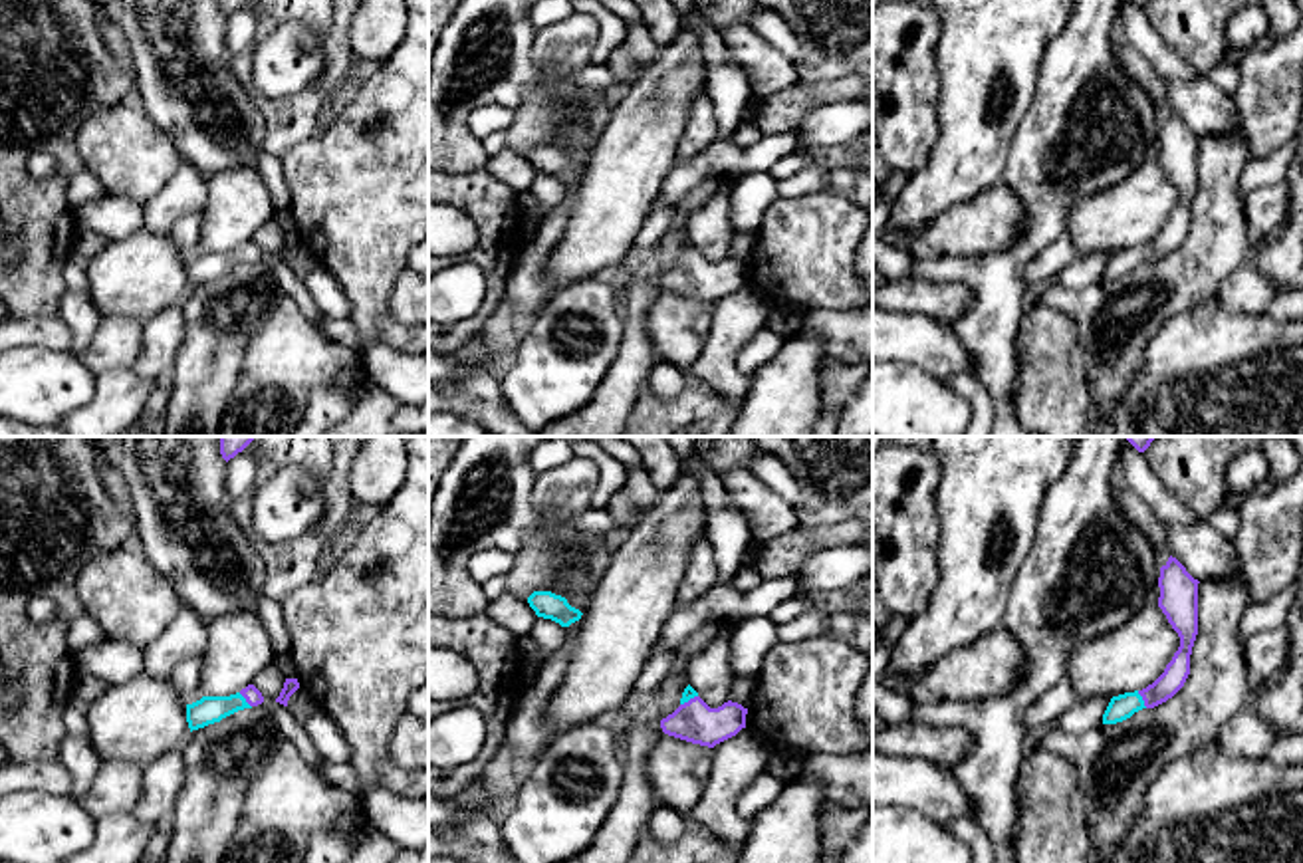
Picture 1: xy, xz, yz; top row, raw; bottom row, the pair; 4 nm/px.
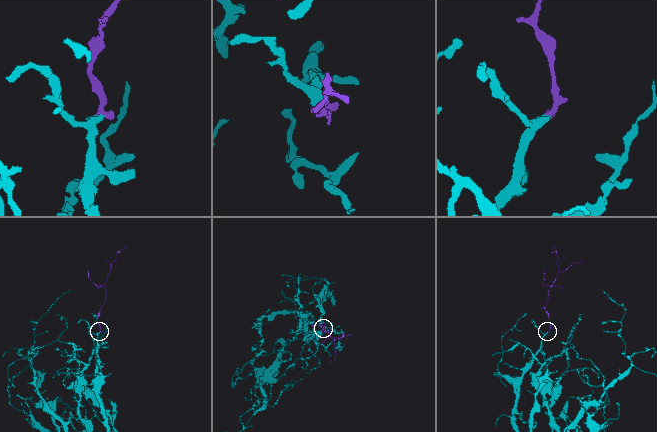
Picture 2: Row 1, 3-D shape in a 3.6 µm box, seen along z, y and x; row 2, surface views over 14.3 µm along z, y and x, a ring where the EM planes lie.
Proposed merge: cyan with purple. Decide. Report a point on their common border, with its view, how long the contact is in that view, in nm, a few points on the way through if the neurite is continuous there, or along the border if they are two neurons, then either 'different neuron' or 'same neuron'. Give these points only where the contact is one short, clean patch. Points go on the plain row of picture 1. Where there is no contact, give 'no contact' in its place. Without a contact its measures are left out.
contact yz (1141, 254); length 80 nm; way yz (1121, 262), (1141, 254), (1155, 250), (1171, 237); same neuron

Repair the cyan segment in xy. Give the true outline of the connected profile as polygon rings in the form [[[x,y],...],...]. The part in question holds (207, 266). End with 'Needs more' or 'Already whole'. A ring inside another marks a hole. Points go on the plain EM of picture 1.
[[[248,240],[230,252],[202,252],[200,256],[186,260],[186,278],[192,288],[262,258],[264,252],[254,240]]]. Needs more

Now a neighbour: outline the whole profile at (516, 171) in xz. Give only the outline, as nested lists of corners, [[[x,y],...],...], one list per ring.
[[[508,147],[490,155],[484,169],[488,175],[512,186],[518,194],[530,190],[537,175],[528,157],[520,157]]]

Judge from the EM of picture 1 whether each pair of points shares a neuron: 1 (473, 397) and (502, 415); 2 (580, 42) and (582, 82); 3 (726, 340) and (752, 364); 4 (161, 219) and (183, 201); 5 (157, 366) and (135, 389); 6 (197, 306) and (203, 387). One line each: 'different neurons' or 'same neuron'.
1: same neuron
2: different neurons
3: different neurons
4: same neuron
5: different neurons
6: same neuron

